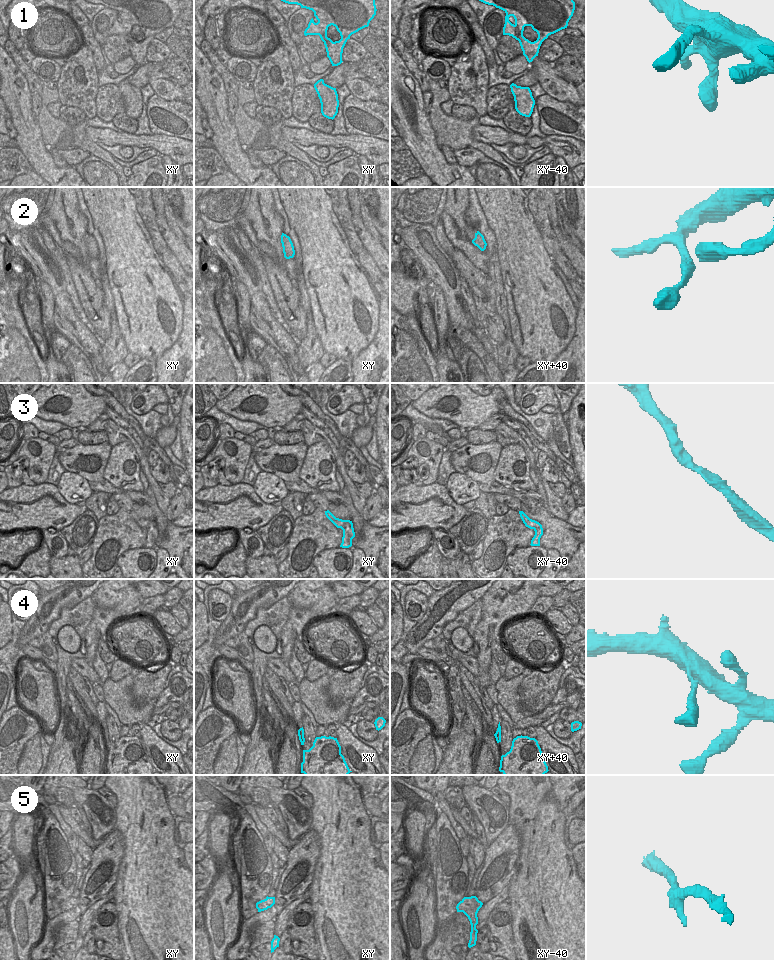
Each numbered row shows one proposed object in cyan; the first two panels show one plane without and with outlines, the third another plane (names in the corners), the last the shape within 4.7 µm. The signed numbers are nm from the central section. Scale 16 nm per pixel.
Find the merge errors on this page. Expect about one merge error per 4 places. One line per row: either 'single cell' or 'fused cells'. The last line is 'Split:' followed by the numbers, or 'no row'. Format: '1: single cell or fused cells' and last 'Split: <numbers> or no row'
1: single cell
2: single cell
3: single cell
4: single cell
5: single cell
Split: no row

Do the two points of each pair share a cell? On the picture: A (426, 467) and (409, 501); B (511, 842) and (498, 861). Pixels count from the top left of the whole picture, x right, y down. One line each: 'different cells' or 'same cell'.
A: different cells
B: same cell

